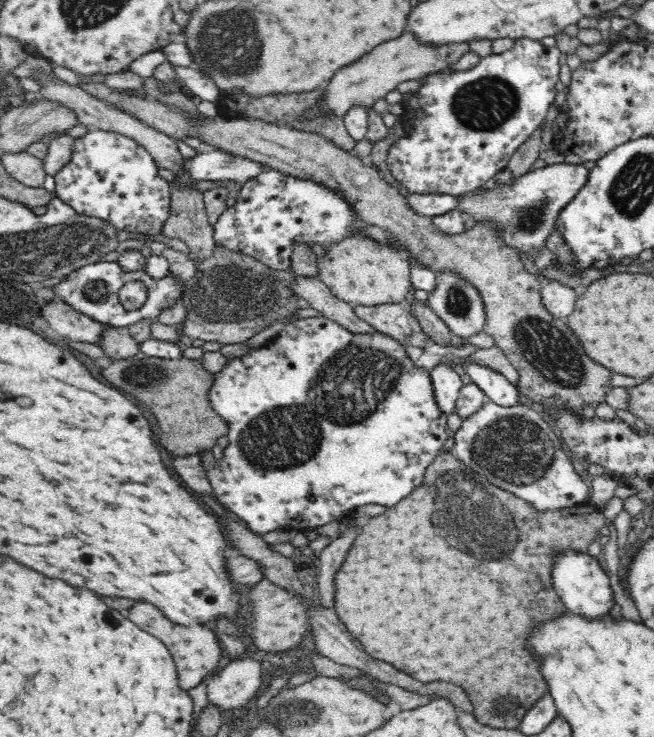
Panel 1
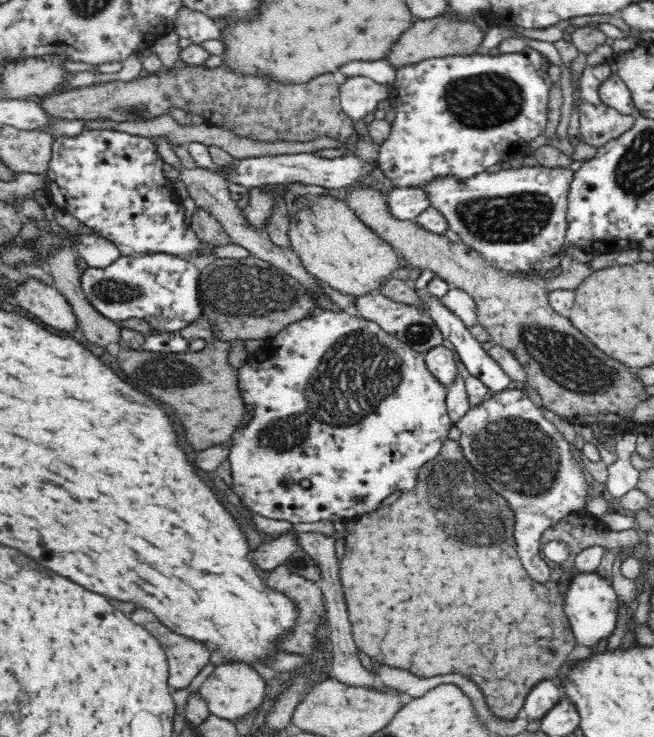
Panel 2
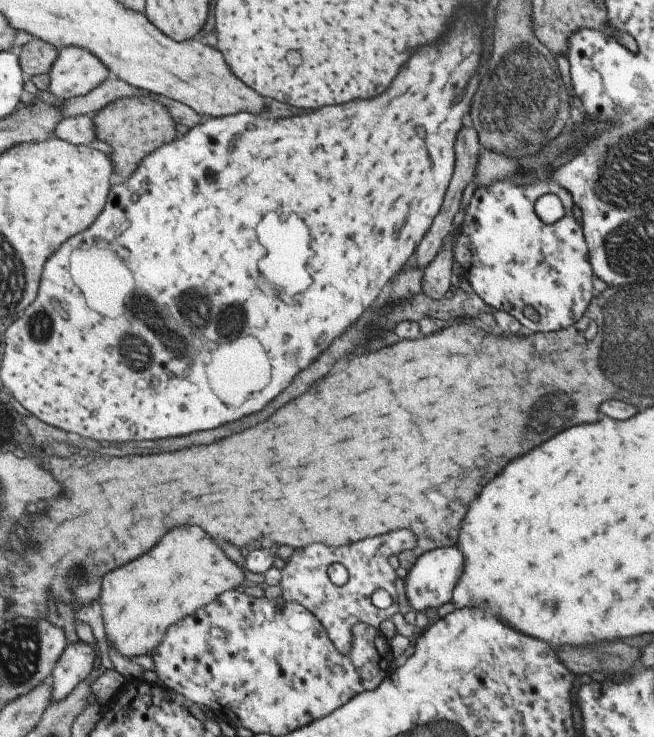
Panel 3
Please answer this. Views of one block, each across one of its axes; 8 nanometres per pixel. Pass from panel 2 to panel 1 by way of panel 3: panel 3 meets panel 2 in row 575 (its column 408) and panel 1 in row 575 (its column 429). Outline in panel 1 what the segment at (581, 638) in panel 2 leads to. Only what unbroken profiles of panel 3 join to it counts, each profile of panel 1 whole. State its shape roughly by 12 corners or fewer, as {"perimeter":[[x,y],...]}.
{"perimeter":[[588,553],[553,556],[553,587],[572,614],[600,620],[615,593]]}

